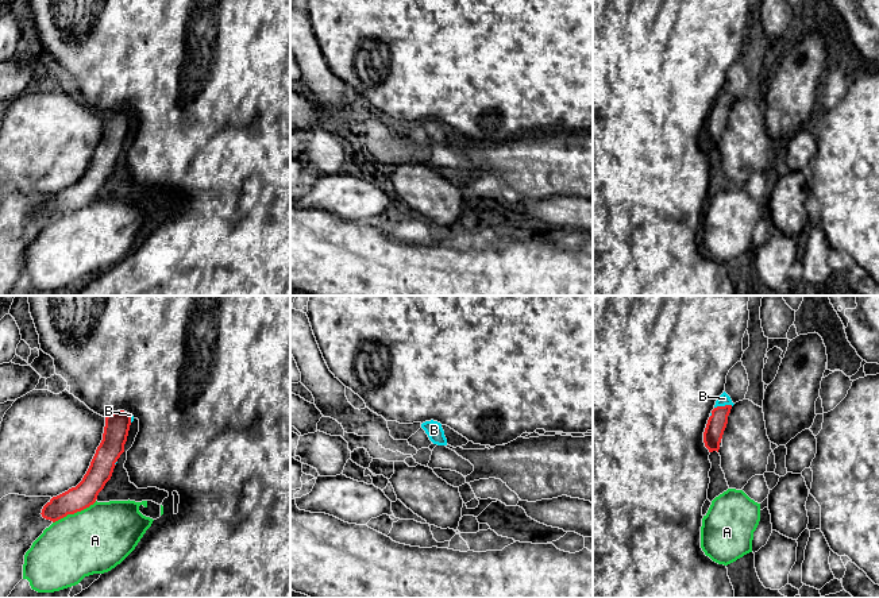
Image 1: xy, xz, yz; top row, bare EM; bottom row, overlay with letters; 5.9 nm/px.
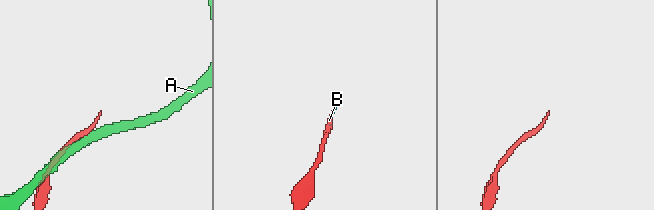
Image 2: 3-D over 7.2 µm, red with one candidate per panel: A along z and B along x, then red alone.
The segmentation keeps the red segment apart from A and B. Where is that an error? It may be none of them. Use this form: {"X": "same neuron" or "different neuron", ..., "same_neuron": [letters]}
{"A": "different neuron", "B": "same neuron", "same_neuron": ["B"]}

